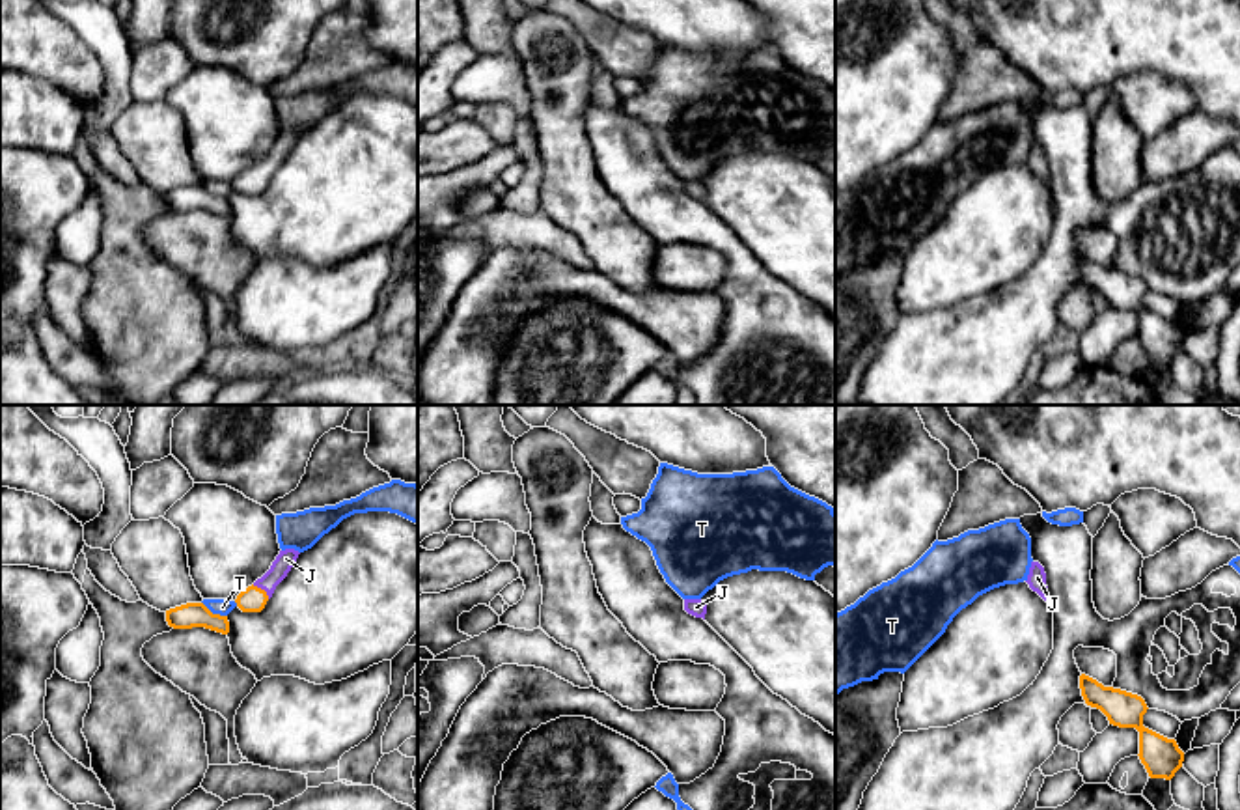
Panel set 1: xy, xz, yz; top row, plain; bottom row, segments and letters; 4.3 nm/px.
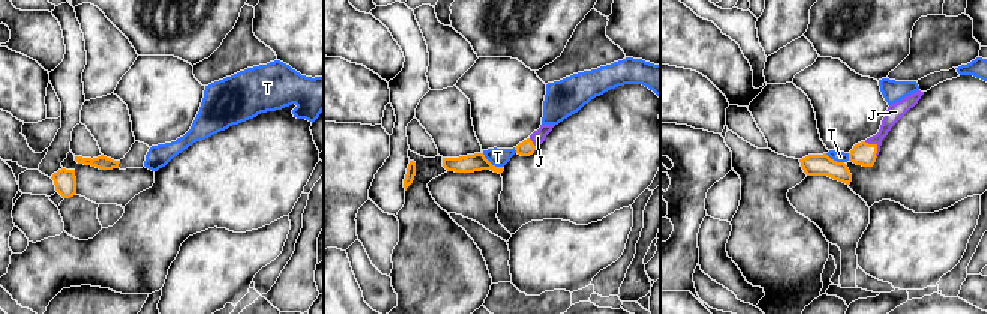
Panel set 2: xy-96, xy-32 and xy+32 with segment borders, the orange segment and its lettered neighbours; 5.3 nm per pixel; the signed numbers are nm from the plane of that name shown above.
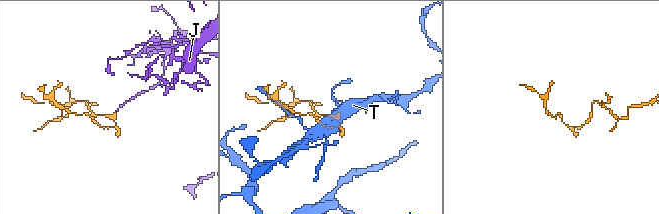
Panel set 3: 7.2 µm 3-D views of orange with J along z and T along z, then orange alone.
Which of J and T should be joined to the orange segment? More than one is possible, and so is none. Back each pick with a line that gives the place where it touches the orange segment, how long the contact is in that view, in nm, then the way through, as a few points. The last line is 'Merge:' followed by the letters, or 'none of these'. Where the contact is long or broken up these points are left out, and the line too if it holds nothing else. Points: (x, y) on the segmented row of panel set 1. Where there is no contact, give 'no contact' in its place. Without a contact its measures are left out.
J: contact xy (260, 588); length 100 nm; way xy (252, 600), (260, 588), (286, 558)
Merge: J

